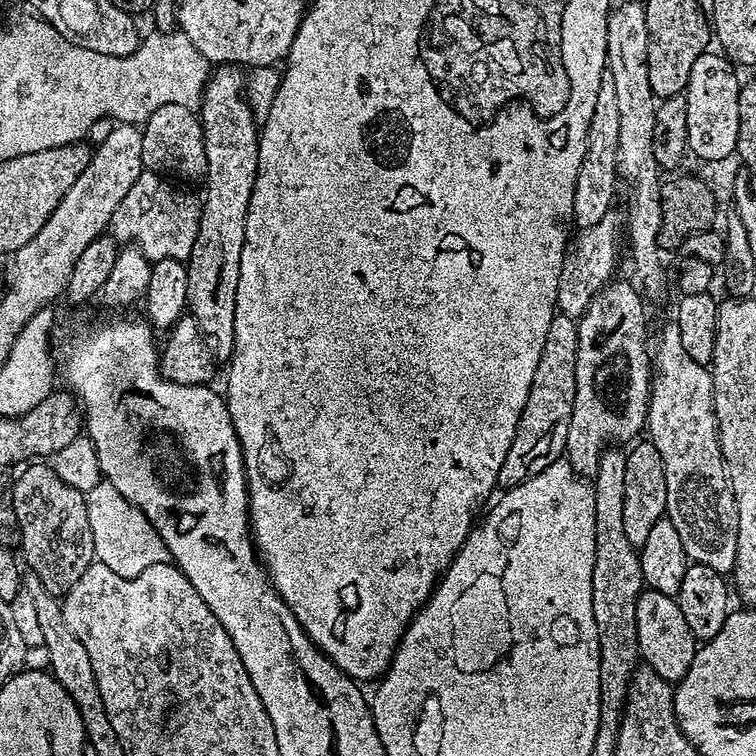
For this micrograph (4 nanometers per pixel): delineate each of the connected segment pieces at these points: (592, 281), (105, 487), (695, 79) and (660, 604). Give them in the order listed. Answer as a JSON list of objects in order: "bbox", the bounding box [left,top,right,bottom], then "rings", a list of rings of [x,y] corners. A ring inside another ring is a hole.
[{"bbox":[556,210,626,318],"rings":[[[613,210],[595,226],[581,228],[568,241],[568,248],[562,258],[562,278],[558,278],[556,307],[563,315],[579,318],[584,315],[590,302],[601,288],[613,279],[616,258],[622,248],[622,237],[626,232],[626,220],[619,211]],[[577,235],[577,236],[576,236]]]},{"bbox":[85,480,166,580],"rings":[[[102,480],[94,489],[85,493],[91,534],[94,536],[96,560],[122,578],[133,580],[150,566],[163,564],[166,548],[157,530],[120,490],[112,483]]]},{"bbox":[684,50,741,162],"rings":[[[709,50],[698,56],[684,91],[687,98],[687,142],[691,155],[706,162],[720,162],[735,153],[738,138],[738,94],[741,79],[723,53]]]},{"bbox":[637,588,698,684],"rings":[[[646,588],[638,598],[637,627],[639,652],[643,663],[673,684],[685,676],[696,657],[698,641],[683,617],[679,601],[661,591]]]}]

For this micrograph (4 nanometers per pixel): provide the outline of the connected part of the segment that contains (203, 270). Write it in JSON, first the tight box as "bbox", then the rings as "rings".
{"bbox":[186,65,260,362],"rings":[[[219,65],[209,75],[208,85],[204,88],[204,98],[198,115],[206,146],[208,193],[203,193],[202,196],[198,238],[194,238],[194,250],[186,261],[187,311],[198,322],[220,362],[232,359],[238,270],[242,246],[246,242],[246,214],[258,174],[260,149],[258,121],[248,104],[245,73],[240,72],[243,71],[237,65]]]}

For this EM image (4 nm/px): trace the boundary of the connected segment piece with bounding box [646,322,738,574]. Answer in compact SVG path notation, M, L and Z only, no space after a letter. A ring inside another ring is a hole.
M668 322L668 325L660 332L660 341L654 344L654 379L652 382L652 396L648 399L648 423L646 425L646 436L650 443L662 454L662 466L666 470L666 518L674 522L674 527L682 537L682 546L686 546L686 554L689 561L702 566L710 566L710 570L731 573L736 555L738 554L738 506L732 493L732 487L728 481L728 471L722 458L722 446L718 438L718 422L716 421L716 407L714 406L714 386L712 385L712 373L705 365L694 362L690 358L689 352L682 346L682 334L678 334L678 326L674 322Z

